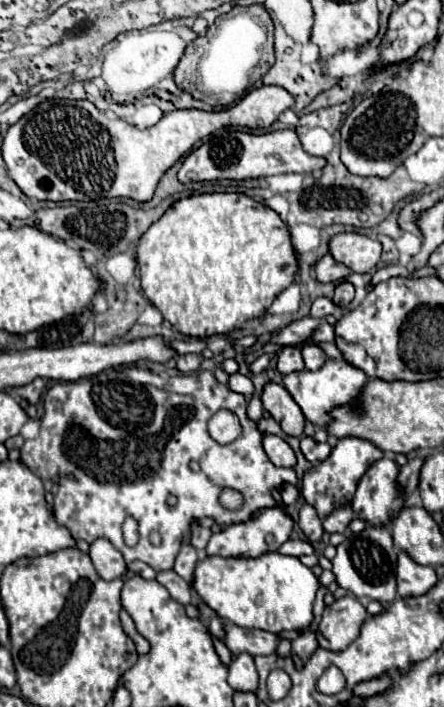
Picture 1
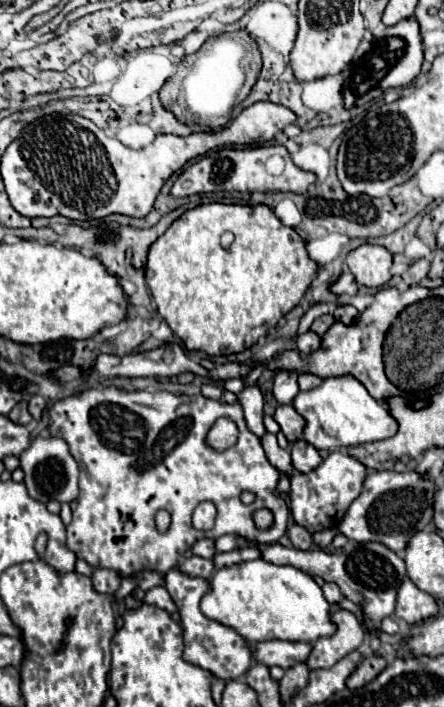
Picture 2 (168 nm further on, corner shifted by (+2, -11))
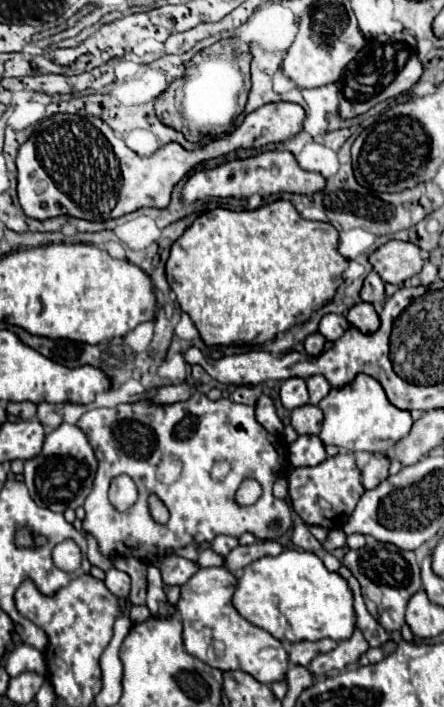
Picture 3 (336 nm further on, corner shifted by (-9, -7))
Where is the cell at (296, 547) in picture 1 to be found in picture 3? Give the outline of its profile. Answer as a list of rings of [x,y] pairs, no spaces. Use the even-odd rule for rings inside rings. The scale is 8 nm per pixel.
[[[208,548],[208,550],[204,550],[204,552],[200,554],[198,564],[200,564],[202,568],[206,568],[206,566],[222,566],[222,568],[224,568],[224,558],[222,558],[220,554],[214,554],[214,552]]]

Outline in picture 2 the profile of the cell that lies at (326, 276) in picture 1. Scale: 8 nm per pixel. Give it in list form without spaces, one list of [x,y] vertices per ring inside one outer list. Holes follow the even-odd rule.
[[[345,266],[343,268],[343,274],[341,274],[341,278],[331,286],[331,290],[337,294],[337,296],[355,296],[357,294],[357,290],[359,290],[359,286],[357,286],[357,282],[355,282],[355,276],[351,274],[351,270]]]

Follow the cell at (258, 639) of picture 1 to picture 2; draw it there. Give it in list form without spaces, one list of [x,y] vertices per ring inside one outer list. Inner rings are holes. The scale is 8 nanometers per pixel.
[[[269,640],[261,642],[253,648],[253,656],[257,662],[265,666],[279,666],[283,670],[305,662],[309,652],[313,650],[307,642],[283,642],[283,640]]]

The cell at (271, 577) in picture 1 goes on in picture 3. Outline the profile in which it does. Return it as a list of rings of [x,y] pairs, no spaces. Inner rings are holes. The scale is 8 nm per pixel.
[[[286,550],[278,556],[264,556],[242,568],[242,574],[238,576],[236,590],[232,596],[232,604],[240,612],[240,616],[244,616],[250,624],[264,628],[278,640],[284,638],[284,642],[322,640],[326,636],[332,640],[346,640],[352,636],[356,628],[352,592],[346,580],[340,574],[330,572],[316,554],[304,550]]]

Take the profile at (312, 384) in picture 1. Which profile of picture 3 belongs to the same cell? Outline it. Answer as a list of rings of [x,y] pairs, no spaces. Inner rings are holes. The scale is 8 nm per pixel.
[[[356,374],[352,382],[340,388],[332,388],[328,396],[320,400],[318,408],[324,412],[320,440],[324,444],[336,444],[338,448],[346,448],[350,452],[358,452],[358,450],[366,450],[374,454],[388,452],[398,440],[408,436],[412,428],[410,412],[390,404],[382,386],[366,374]]]

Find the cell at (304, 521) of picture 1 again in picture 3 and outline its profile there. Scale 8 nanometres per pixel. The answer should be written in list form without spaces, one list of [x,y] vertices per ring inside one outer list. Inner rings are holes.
[[[296,522],[294,524],[294,532],[292,532],[292,542],[308,552],[318,552],[322,548],[322,544],[312,536],[312,532],[308,530],[308,526],[304,522]]]

